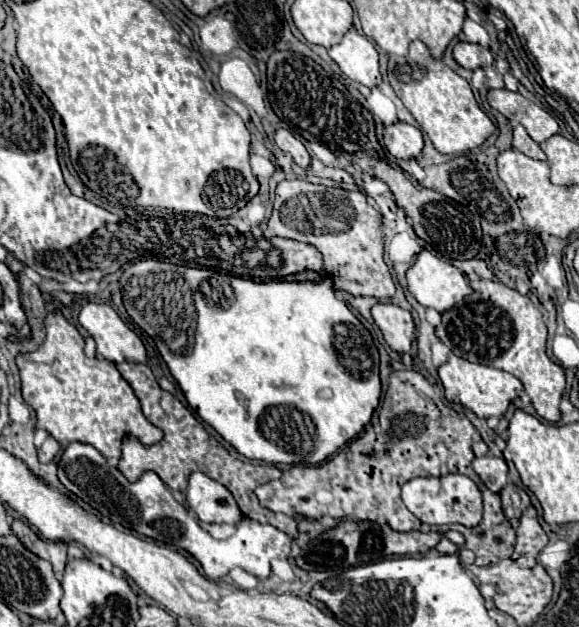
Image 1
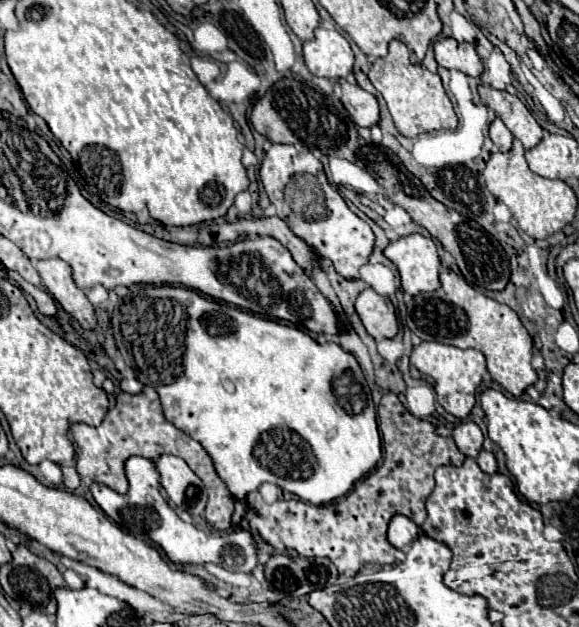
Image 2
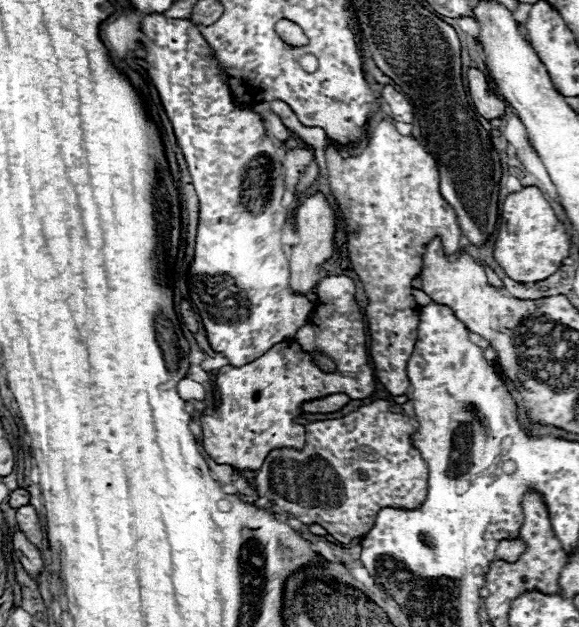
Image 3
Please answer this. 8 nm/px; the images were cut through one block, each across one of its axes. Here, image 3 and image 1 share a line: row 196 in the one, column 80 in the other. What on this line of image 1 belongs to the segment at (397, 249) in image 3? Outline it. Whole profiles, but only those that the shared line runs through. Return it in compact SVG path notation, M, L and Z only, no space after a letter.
M54 310L44 318L46 324L46 338L34 350L16 356L16 366L20 370L22 382L22 398L34 408L36 412L36 430L46 430L52 438L58 440L60 446L68 446L72 442L82 442L94 446L106 458L120 456L120 442L122 436L134 436L142 444L156 444L162 440L162 432L146 420L140 410L140 402L134 396L130 384L120 376L116 364L106 358L88 358L84 354L84 340L74 324L70 324L60 310Z

